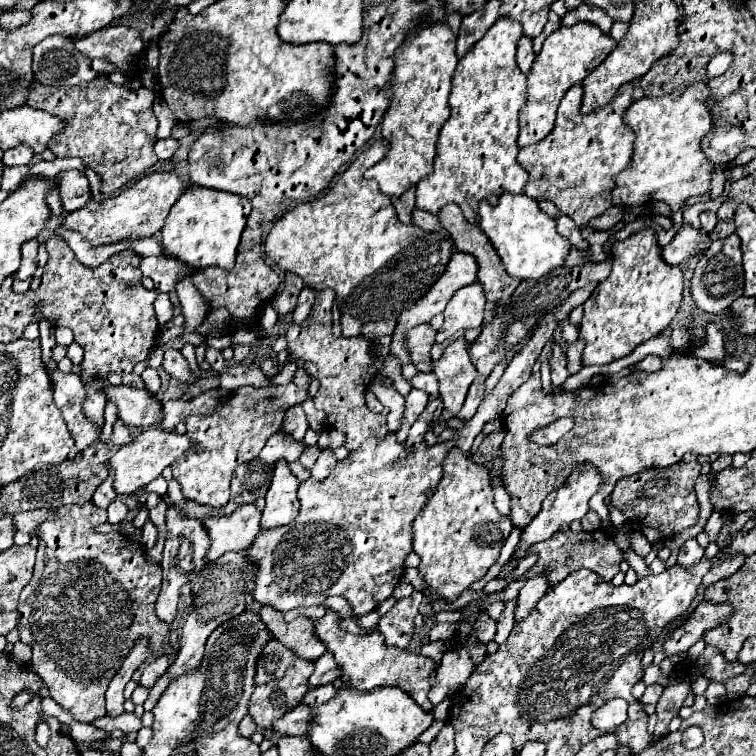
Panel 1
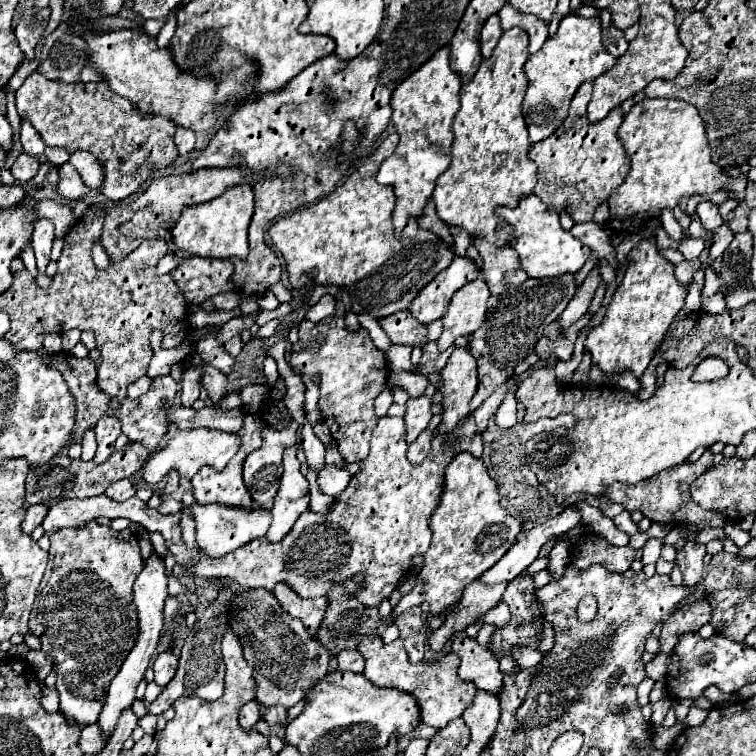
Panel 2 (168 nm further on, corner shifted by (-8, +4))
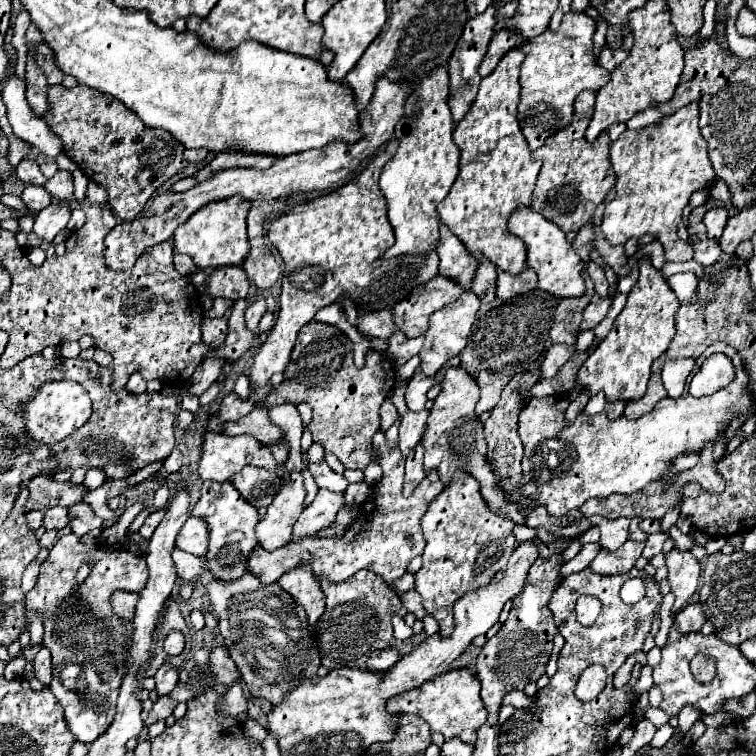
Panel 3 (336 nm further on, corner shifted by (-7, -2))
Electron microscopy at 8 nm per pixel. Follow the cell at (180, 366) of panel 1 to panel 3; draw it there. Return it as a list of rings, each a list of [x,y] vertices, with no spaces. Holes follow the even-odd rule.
[[[233,392],[227,394],[227,396],[223,396],[221,402],[223,402],[223,410],[219,412],[219,418],[225,420],[225,422],[237,422],[243,416],[247,416],[247,412],[251,412],[255,408],[255,402],[253,400],[245,400],[243,402]]]

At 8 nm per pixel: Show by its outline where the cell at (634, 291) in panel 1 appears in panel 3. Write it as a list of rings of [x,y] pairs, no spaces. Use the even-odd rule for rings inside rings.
[[[643,256],[639,260],[639,280],[629,292],[627,304],[623,312],[617,316],[613,330],[599,344],[599,348],[585,360],[577,374],[579,386],[587,390],[589,396],[605,392],[605,398],[609,402],[631,402],[643,398],[651,376],[653,360],[667,350],[669,342],[675,336],[675,314],[679,306],[681,304],[677,296],[669,290],[661,272],[653,268],[649,256]]]

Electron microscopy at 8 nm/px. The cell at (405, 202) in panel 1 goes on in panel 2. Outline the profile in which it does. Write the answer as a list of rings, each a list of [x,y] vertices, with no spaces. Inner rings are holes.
[[[430,198],[430,200],[428,200],[428,204],[424,206],[422,216],[418,216],[418,226],[420,226],[420,228],[424,228],[424,230],[432,230],[432,232],[434,232],[434,234],[438,234],[446,244],[450,244],[450,246],[452,246],[452,236],[450,236],[450,232],[448,232],[446,224],[436,216],[434,200],[432,200],[432,198]]]

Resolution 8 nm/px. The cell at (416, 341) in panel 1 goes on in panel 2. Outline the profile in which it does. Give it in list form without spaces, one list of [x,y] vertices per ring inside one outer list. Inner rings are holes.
[[[402,310],[388,318],[382,318],[380,326],[384,328],[392,344],[408,344],[408,346],[418,346],[418,348],[426,346],[428,328],[422,322],[418,322],[410,314],[410,310]]]

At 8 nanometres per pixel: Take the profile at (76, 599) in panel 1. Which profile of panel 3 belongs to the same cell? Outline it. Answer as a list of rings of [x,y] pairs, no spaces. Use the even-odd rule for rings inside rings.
[[[71,532],[57,540],[51,548],[47,560],[41,564],[41,574],[35,588],[27,594],[27,610],[41,610],[45,614],[45,636],[43,646],[51,650],[53,656],[53,682],[49,684],[55,698],[65,708],[65,720],[69,730],[75,734],[79,742],[91,744],[95,738],[107,730],[107,726],[115,718],[115,706],[119,696],[119,686],[125,674],[125,622],[119,620],[109,604],[109,596],[115,590],[139,592],[147,584],[147,566],[143,556],[131,554],[127,550],[109,550],[109,548],[91,548],[79,542],[79,538]],[[81,564],[93,564],[93,570],[85,584],[75,582],[75,574]]]

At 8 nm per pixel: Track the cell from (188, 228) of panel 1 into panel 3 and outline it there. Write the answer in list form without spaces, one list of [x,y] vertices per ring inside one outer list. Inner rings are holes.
[[[231,196],[227,200],[209,202],[203,210],[197,210],[183,226],[179,226],[173,234],[173,244],[177,252],[189,254],[199,268],[219,268],[241,264],[249,254],[249,240],[247,240],[247,212],[251,202],[239,196]]]

